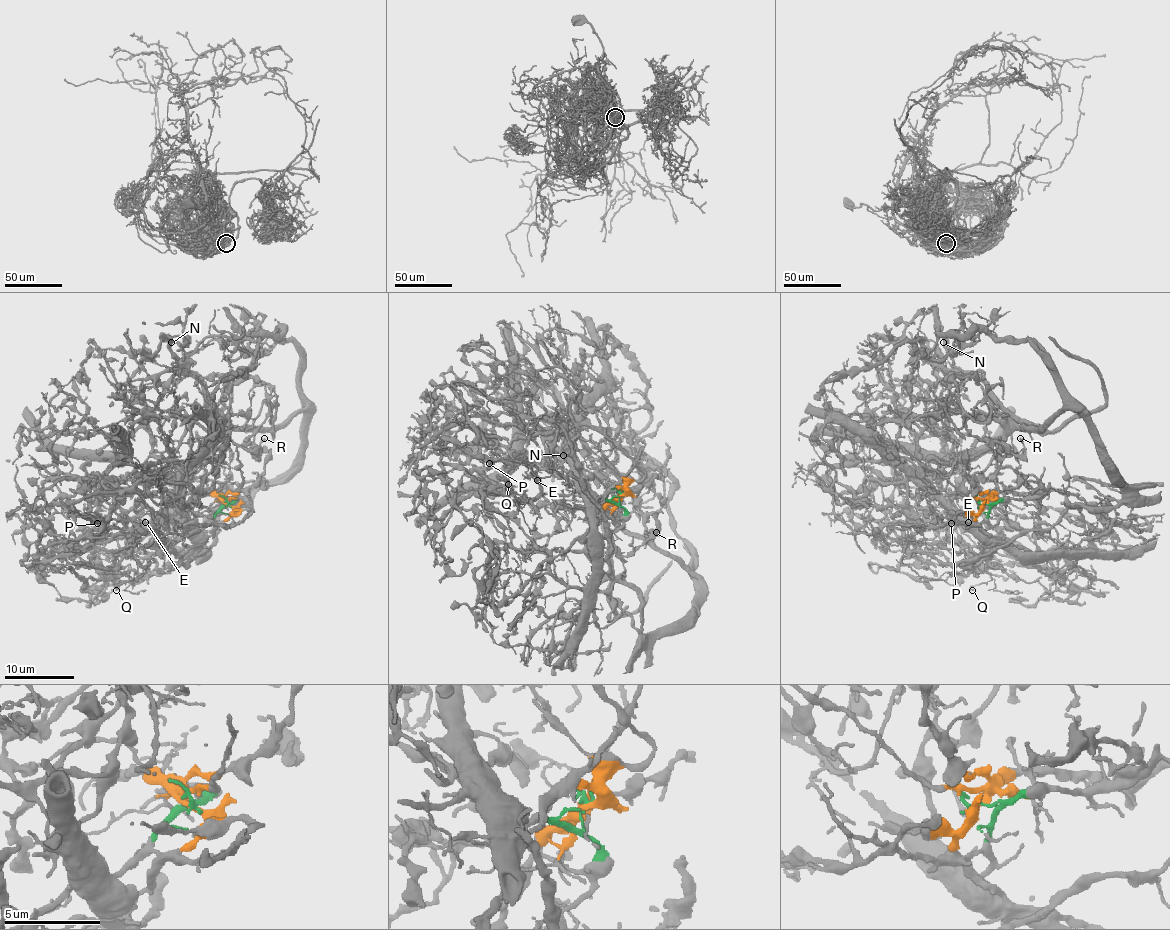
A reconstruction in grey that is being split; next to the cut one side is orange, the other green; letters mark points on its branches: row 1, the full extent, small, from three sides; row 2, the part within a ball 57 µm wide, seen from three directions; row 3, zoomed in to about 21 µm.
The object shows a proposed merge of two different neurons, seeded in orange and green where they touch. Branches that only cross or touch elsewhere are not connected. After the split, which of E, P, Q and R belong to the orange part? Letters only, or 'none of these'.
P, R

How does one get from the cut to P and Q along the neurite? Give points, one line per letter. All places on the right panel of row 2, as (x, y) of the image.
P: (983, 505), (897, 442), (916, 400), (951, 400), (1004, 433), (988, 466), (950, 503), (951, 524)
Q: (983, 505), (990, 506), (988, 526), (979, 534), (983, 540), (981, 552), (992, 578), (972, 585), (972, 590)

